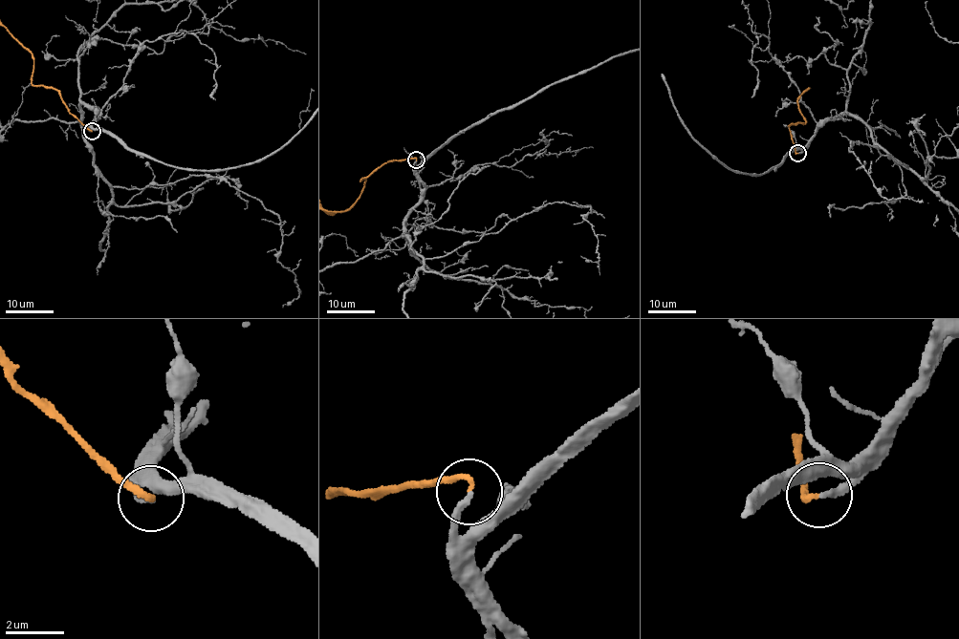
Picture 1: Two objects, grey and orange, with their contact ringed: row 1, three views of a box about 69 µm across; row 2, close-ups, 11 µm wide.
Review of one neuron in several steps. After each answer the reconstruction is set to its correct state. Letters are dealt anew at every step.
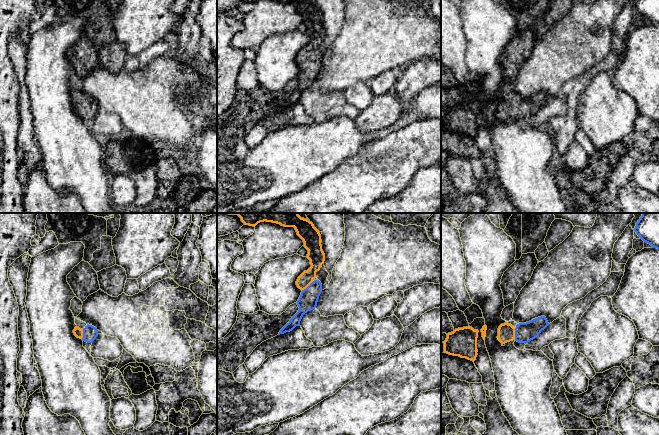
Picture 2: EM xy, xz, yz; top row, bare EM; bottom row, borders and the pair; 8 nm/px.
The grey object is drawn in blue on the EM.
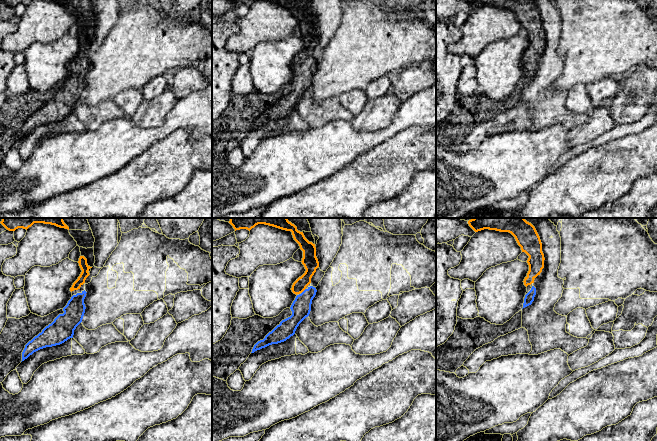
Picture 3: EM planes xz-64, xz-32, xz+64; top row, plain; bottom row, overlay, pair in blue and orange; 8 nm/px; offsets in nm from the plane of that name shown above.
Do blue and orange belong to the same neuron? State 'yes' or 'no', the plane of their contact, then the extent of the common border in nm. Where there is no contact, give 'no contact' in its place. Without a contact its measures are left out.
yes | yz | 100 nm

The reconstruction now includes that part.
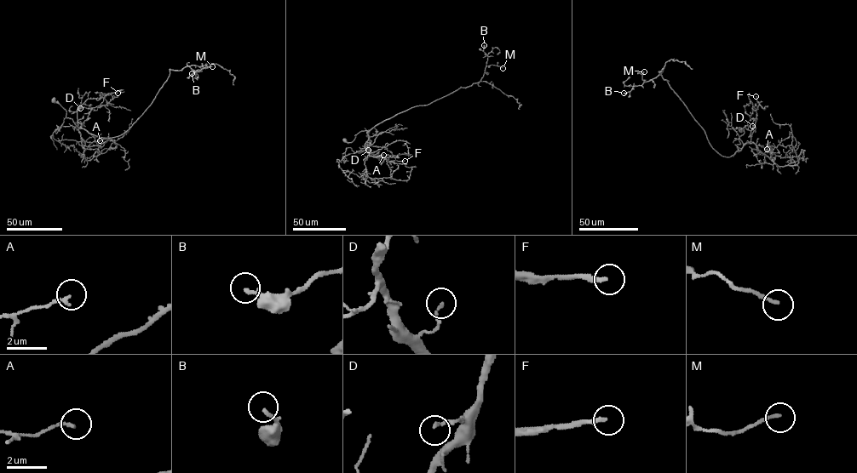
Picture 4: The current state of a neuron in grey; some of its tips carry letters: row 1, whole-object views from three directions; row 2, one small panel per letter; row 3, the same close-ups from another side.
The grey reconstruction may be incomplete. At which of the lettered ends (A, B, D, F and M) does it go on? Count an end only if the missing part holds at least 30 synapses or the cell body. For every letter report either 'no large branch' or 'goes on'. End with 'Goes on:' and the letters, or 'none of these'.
A: no large branch
B: no large branch
D: no large branch
F: goes on
M: no large branch
Goes on: F

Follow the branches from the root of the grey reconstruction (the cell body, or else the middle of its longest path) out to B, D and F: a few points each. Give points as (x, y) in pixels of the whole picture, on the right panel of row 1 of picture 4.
B: (740, 130), (739, 151), (725, 156), (710, 145), (660, 75), (624, 93)
D: (740, 130), (744, 132), (739, 139), (740, 144), (736, 145), (738, 151), (750, 141), (752, 126)
F: (740, 130), (744, 132), (739, 139), (740, 144), (736, 145), (738, 151), (750, 141), (758, 105), (756, 96)

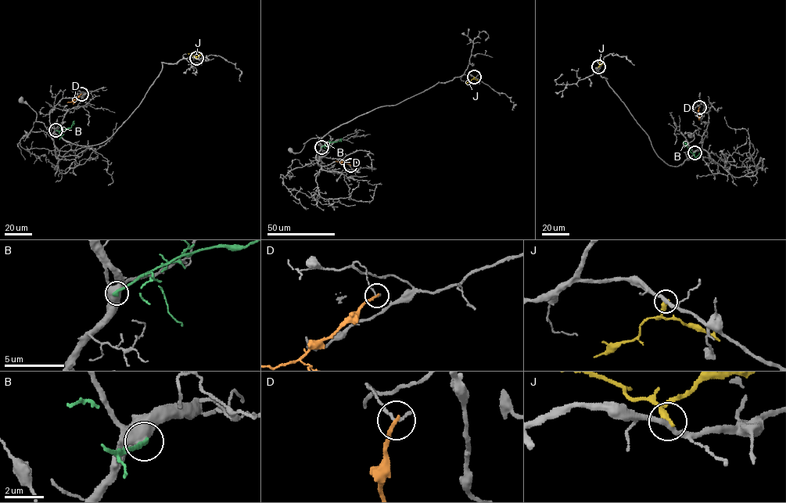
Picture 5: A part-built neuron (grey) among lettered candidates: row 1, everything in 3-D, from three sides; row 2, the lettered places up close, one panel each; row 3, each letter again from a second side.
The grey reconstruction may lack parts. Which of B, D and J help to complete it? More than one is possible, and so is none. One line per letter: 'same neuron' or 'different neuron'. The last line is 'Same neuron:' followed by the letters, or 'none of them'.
B: different neuron
D: different neuron
J: different neuron
Same neuron: none of them

